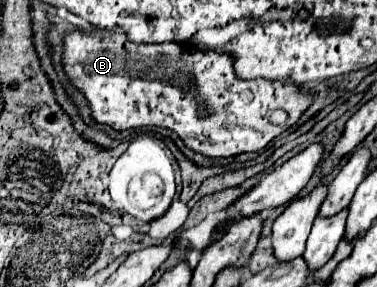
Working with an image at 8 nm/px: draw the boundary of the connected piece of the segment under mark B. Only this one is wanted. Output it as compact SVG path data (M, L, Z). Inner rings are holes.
M74 30L70 34L66 34L66 46L64 46L64 66L66 66L66 72L72 80L72 84L84 92L84 96L88 98L88 102L92 104L92 118L98 122L98 124L110 124L114 126L116 130L126 130L126 128L140 128L140 126L160 126L160 128L170 128L194 150L206 154L206 156L234 156L234 154L240 154L240 152L256 152L260 148L264 148L274 136L278 136L280 132L284 132L286 128L290 128L300 116L302 112L310 106L312 98L310 94L300 94L300 88L290 84L290 82L270 82L270 80L264 80L264 78L256 78L256 80L238 80L234 70L232 70L232 58L228 54L220 54L220 52L200 52L196 48L190 48L190 46L182 46L182 44L176 44L176 42L166 42L166 44L132 44L124 38L122 32L114 32L114 30L96 30L94 34L86 34L86 32L80 32L80 30ZM274 110L284 110L288 112L288 120L286 124L274 124L270 122L270 116Z

